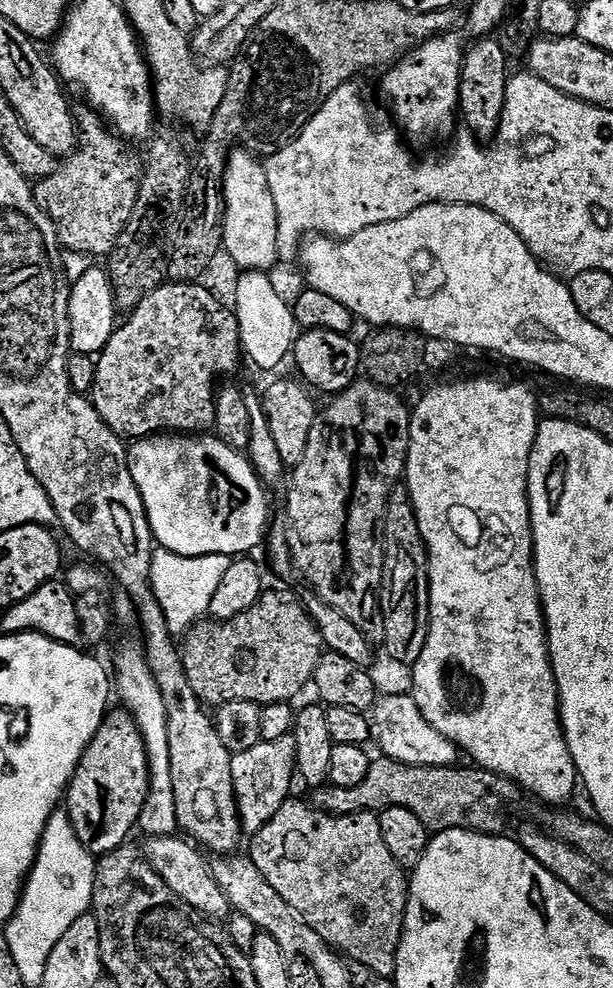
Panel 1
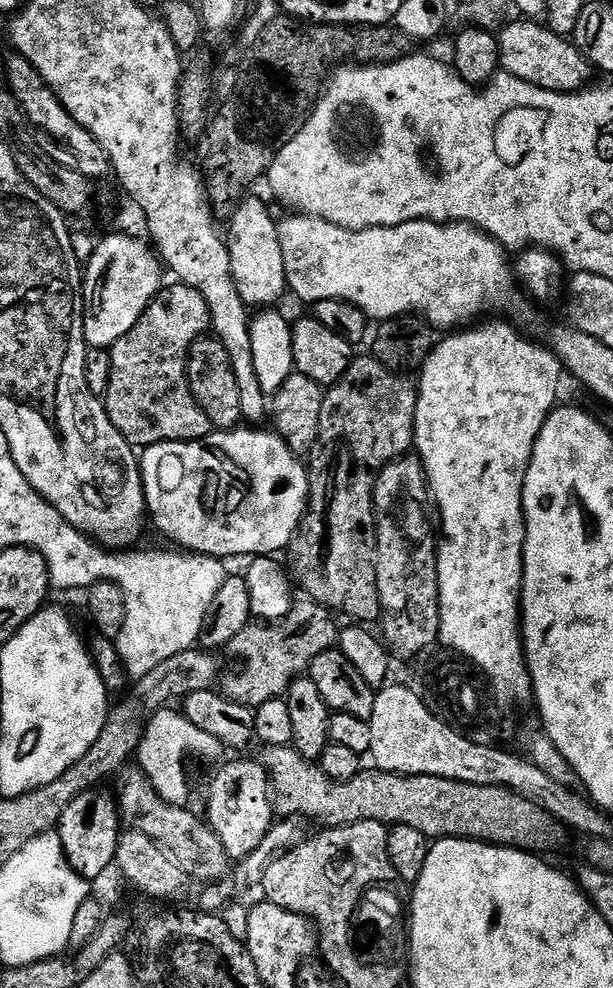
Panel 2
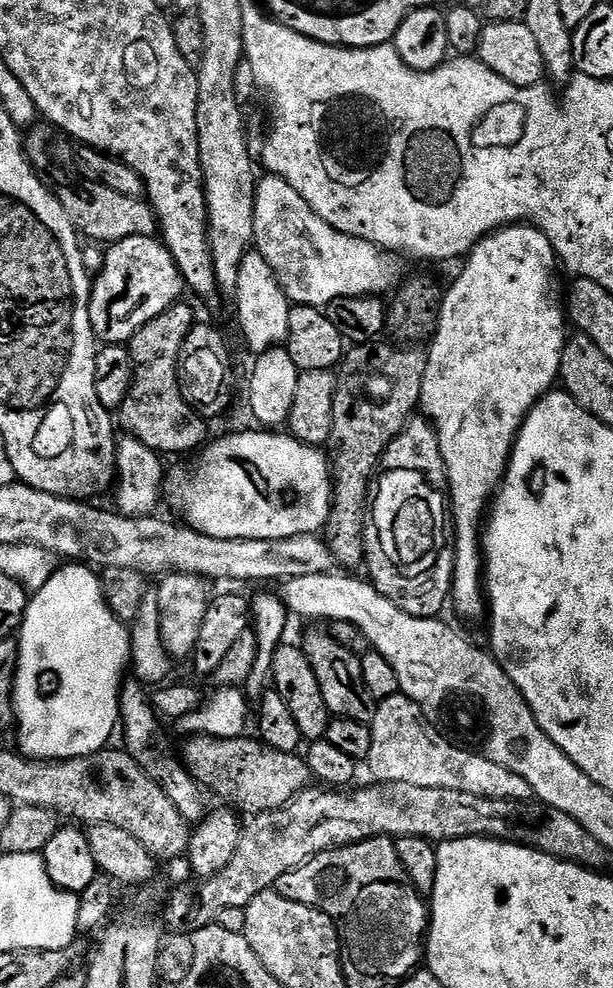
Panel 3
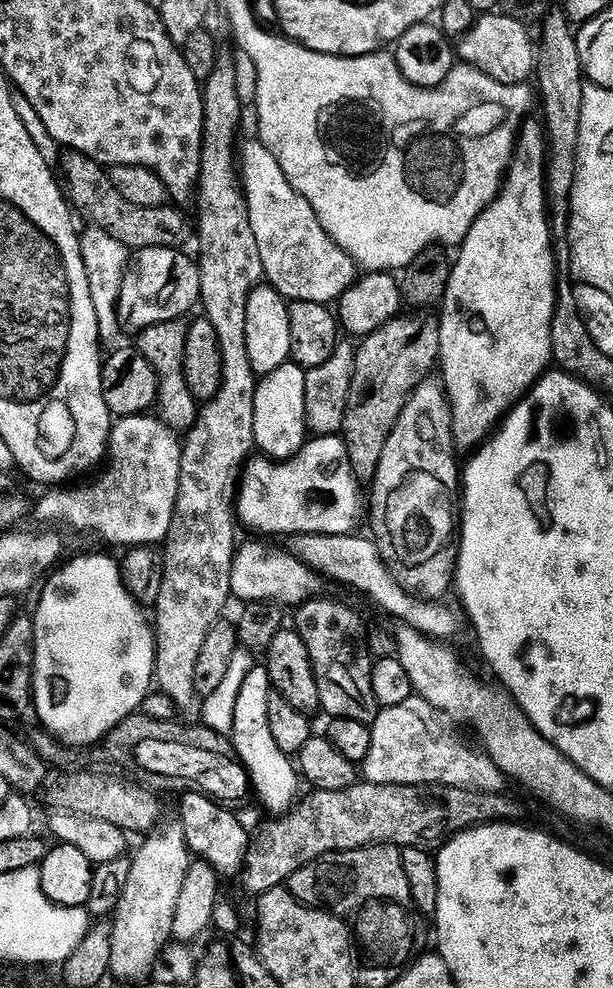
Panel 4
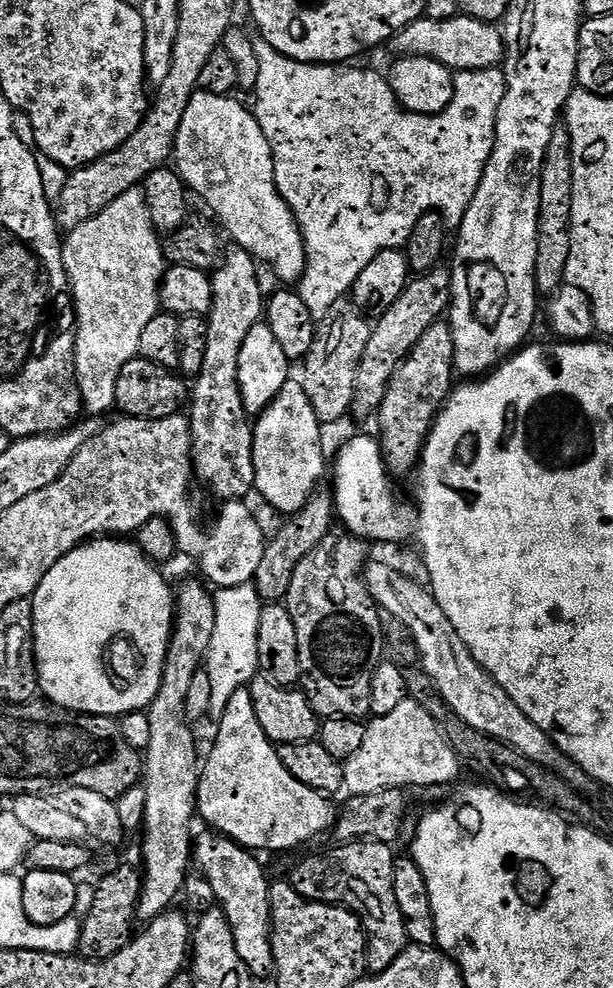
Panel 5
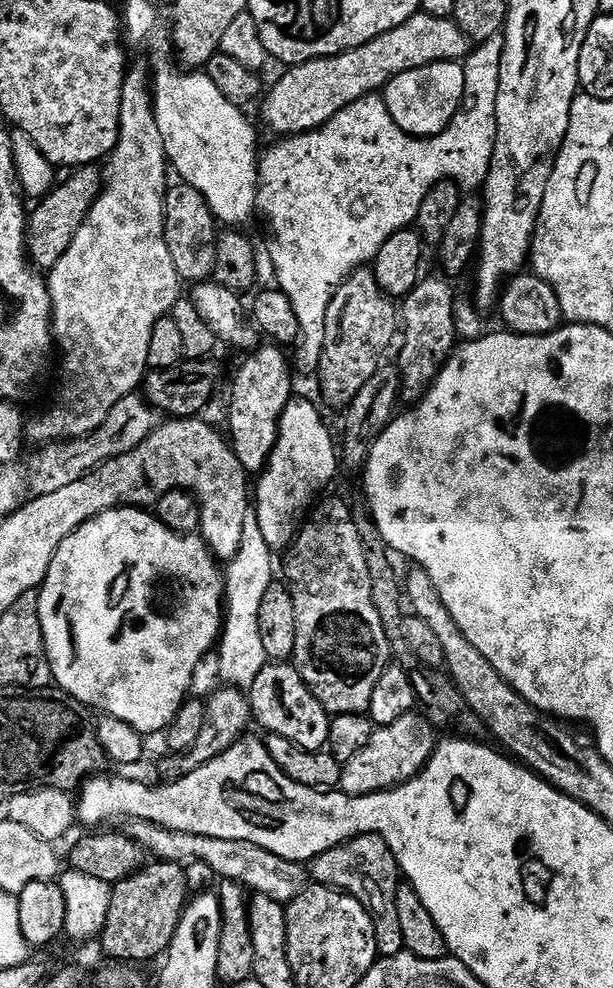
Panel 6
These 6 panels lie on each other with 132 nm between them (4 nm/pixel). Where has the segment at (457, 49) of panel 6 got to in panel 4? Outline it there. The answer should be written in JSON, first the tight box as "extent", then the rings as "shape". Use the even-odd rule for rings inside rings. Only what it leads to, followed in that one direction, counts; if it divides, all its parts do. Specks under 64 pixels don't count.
{"extent":[458,14,538,86],"shape":[[[484,14],[477,19],[476,24],[464,36],[458,40],[458,56],[461,61],[469,68],[476,68],[482,74],[494,78],[494,82],[502,82],[519,86],[528,79],[533,79],[534,73],[538,68],[538,54],[532,50],[532,36],[527,32],[525,21],[516,20],[512,16],[503,14]]]}

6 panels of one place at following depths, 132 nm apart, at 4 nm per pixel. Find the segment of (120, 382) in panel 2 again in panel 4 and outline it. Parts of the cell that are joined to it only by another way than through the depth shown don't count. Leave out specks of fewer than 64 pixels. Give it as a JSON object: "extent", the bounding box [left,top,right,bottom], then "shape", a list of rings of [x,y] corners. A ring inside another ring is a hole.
{"extent":[138,319,198,434],"shape":[[[183,319],[170,322],[158,322],[154,326],[139,333],[138,349],[157,374],[157,400],[159,419],[164,425],[177,434],[187,433],[194,426],[198,415],[198,402],[190,394],[190,386],[186,386],[184,359],[186,358],[186,334],[188,324]],[[160,410],[160,412],[159,412]]]}

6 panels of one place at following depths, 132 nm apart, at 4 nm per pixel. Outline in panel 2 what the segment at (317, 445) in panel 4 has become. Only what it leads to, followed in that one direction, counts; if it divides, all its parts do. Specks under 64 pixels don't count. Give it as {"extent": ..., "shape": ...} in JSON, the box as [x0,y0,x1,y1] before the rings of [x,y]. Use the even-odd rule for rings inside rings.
{"extent":[138,426,308,558],"shape":[[[241,426],[235,430],[214,430],[206,438],[201,440],[179,440],[178,442],[162,442],[161,444],[155,444],[149,448],[143,449],[139,453],[138,459],[140,461],[140,477],[144,483],[144,503],[146,505],[147,515],[150,517],[151,523],[152,520],[156,523],[156,528],[164,536],[169,536],[176,544],[181,544],[181,549],[187,550],[192,554],[199,554],[201,556],[215,556],[217,558],[229,558],[228,556],[246,556],[246,558],[260,557],[260,556],[269,556],[273,554],[280,554],[287,549],[288,545],[292,542],[292,536],[298,530],[298,526],[304,520],[304,514],[308,511],[308,469],[302,463],[301,457],[295,456],[295,454],[288,449],[286,442],[281,436],[277,436],[275,431],[268,430],[268,432],[256,432],[260,430],[253,430],[248,426]]]}

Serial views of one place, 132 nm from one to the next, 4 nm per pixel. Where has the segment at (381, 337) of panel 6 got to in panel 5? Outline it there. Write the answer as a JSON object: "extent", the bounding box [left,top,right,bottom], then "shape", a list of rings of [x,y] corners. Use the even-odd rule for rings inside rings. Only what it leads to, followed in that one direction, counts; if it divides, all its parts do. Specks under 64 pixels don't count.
{"extent":[302,299,373,426],"shape":[[[351,299],[334,302],[330,312],[331,319],[319,325],[314,346],[302,361],[302,383],[306,390],[306,398],[310,398],[310,406],[314,406],[314,414],[324,426],[351,413],[358,368],[362,356],[366,354],[366,346],[370,342],[373,329],[369,317],[361,314]]]}

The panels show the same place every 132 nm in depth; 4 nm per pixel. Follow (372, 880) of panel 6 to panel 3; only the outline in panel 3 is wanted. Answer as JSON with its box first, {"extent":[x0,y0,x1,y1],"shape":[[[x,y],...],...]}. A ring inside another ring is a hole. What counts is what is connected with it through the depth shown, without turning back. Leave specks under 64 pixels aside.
{"extent":[274,836,402,915],"shape":[[[375,836],[357,844],[348,844],[344,848],[331,848],[308,861],[303,868],[295,868],[274,886],[274,891],[282,894],[282,898],[290,898],[290,902],[309,904],[311,908],[323,908],[326,915],[331,912],[344,912],[352,900],[356,900],[356,892],[364,888],[364,884],[372,884],[372,880],[392,880],[392,876],[400,876],[402,862],[398,862],[396,840],[391,836]]]}

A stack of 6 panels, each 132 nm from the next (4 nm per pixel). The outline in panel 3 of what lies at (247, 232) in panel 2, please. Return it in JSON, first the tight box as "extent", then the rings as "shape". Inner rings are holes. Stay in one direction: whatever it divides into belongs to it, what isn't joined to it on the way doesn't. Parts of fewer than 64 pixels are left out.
{"extent":[234,250,293,354],"shape":[[[249,250],[246,258],[242,258],[242,270],[238,272],[234,303],[240,332],[252,354],[269,352],[272,348],[287,345],[293,305],[282,290],[274,270],[270,270],[270,262],[266,262],[260,252]]]}

